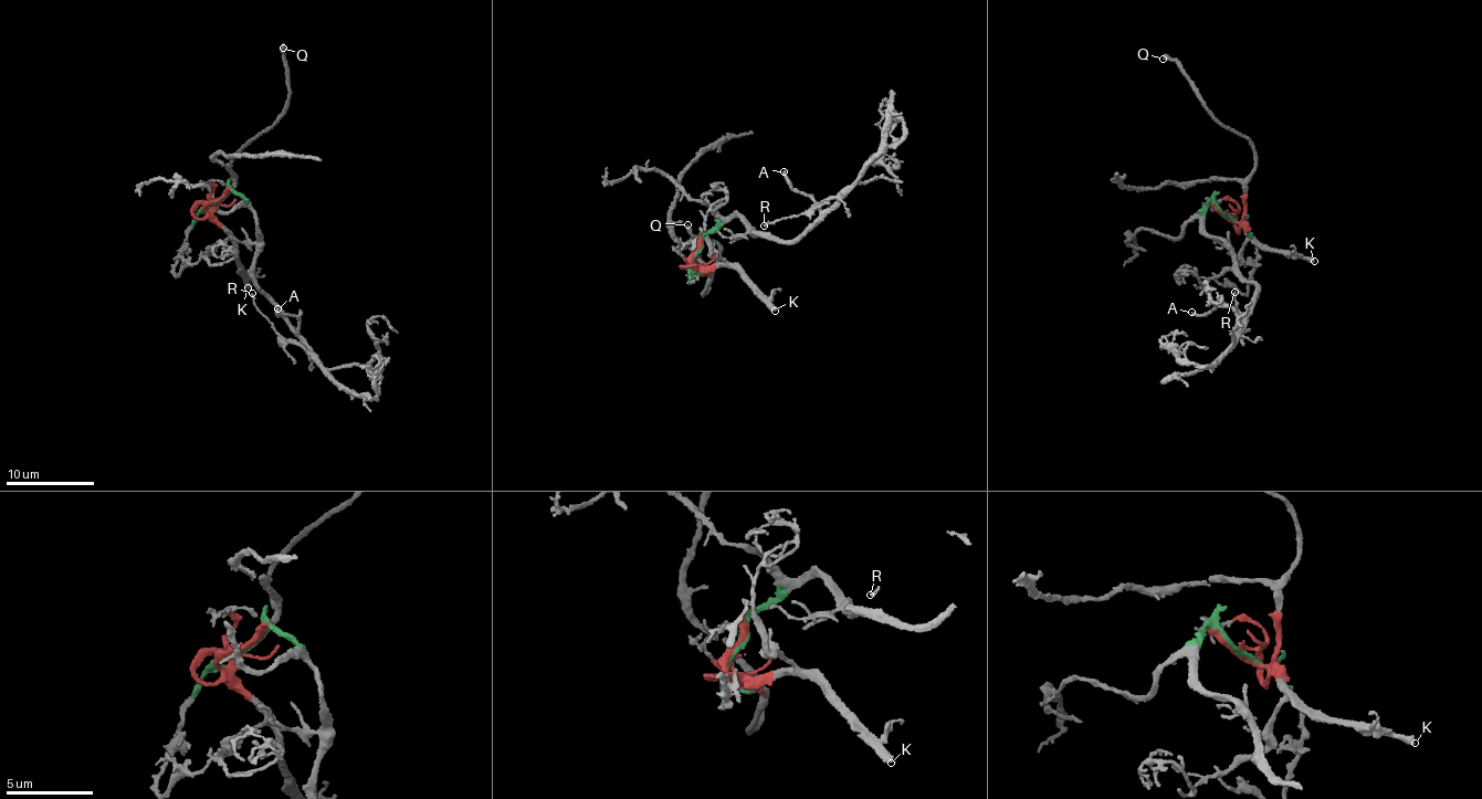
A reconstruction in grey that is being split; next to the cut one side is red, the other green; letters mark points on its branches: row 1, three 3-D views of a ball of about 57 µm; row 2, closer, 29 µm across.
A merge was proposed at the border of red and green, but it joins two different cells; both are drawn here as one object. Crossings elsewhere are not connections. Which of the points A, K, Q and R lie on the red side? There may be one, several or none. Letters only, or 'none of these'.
K, Q

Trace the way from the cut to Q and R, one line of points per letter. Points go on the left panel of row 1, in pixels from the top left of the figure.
Q: (219, 199), (209, 203), (232, 186), (231, 157), (271, 126), (285, 107), (288, 81), (283, 48)
R: (219, 199), (231, 189), (254, 213), (259, 243), (254, 276), (307, 350), (279, 333), (256, 307), (252, 293)

